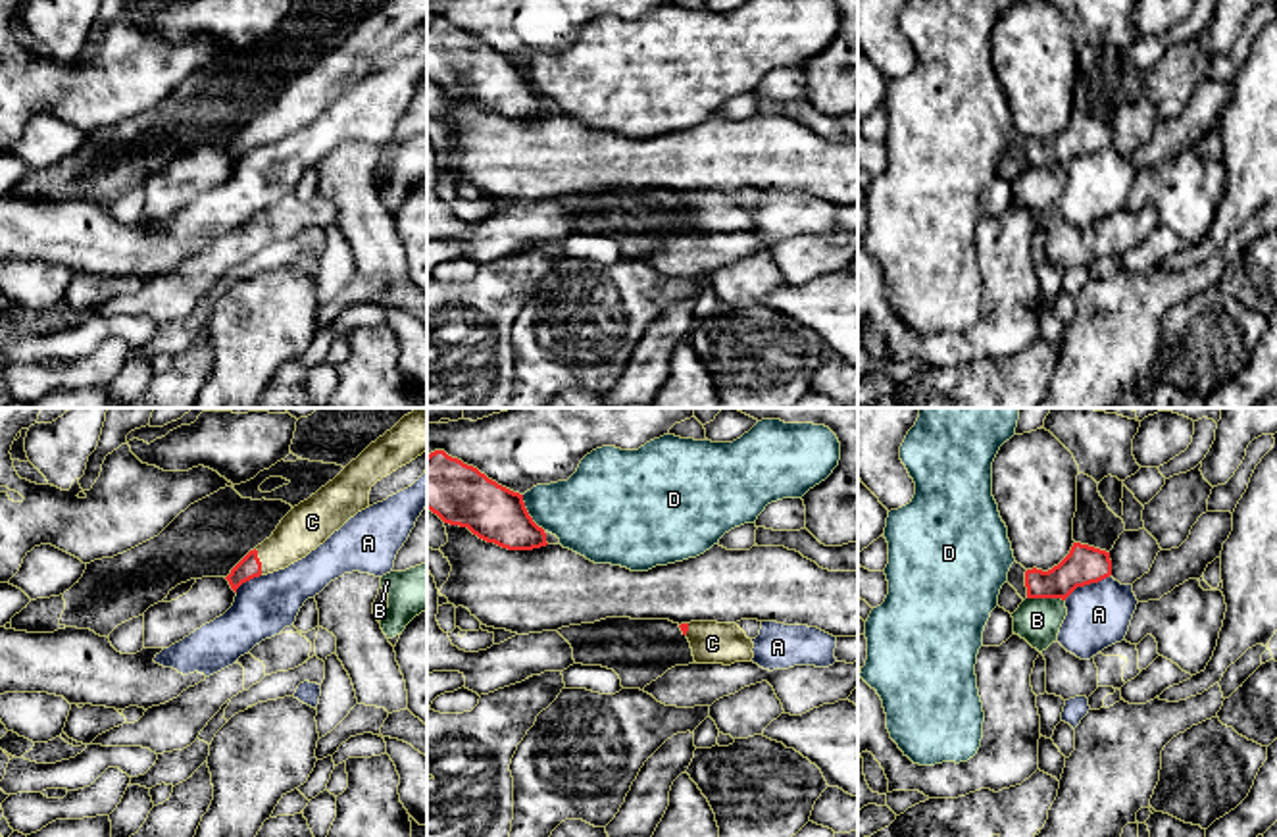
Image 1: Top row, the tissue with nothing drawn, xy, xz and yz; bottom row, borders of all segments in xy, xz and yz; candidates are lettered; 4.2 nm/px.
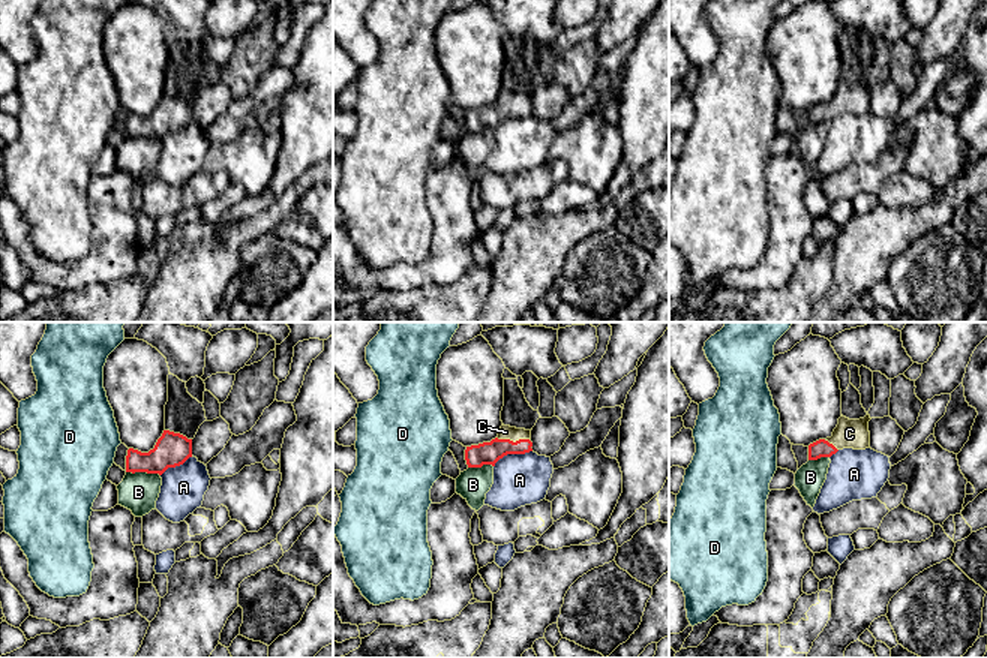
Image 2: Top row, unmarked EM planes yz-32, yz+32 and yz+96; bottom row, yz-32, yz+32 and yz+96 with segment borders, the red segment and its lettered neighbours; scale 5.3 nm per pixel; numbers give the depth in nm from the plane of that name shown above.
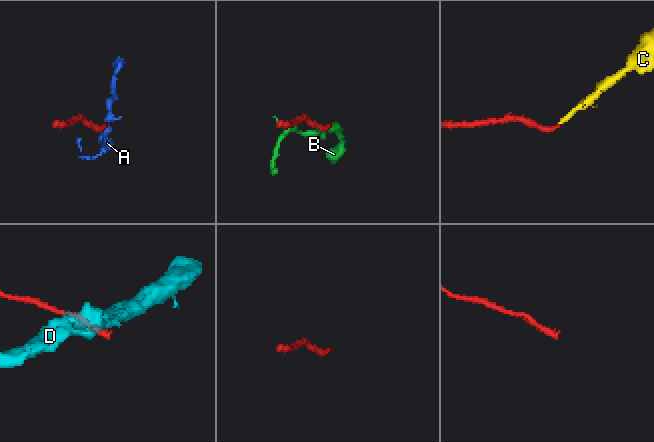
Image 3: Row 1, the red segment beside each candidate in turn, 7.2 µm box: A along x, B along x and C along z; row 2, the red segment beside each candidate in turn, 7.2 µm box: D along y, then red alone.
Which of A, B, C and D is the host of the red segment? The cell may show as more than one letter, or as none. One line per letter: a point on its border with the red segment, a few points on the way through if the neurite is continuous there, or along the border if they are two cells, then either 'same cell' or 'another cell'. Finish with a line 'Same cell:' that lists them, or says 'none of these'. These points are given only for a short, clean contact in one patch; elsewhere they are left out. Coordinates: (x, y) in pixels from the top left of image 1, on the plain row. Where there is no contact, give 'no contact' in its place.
A: yz (1087, 152) | along yz (1110, 143), (1077, 154), (1064, 168) | another cell
B: yz (1047, 166) | another cell
C: xy (260, 131) | across xy (250, 135), (260, 131), (285, 116), (306, 95) | same cell
D: xz (527, 83) | another cell
Same cell: C

